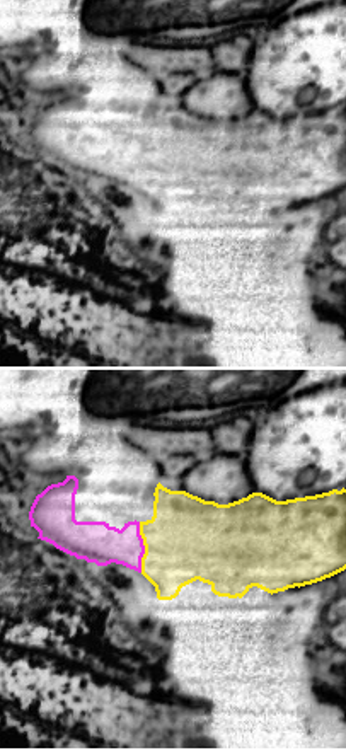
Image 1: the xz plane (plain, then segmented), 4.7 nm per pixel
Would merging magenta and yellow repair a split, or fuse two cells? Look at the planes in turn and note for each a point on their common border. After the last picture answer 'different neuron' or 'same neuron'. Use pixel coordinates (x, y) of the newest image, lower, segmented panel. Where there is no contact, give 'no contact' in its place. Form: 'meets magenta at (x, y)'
meets magenta at (144, 548)

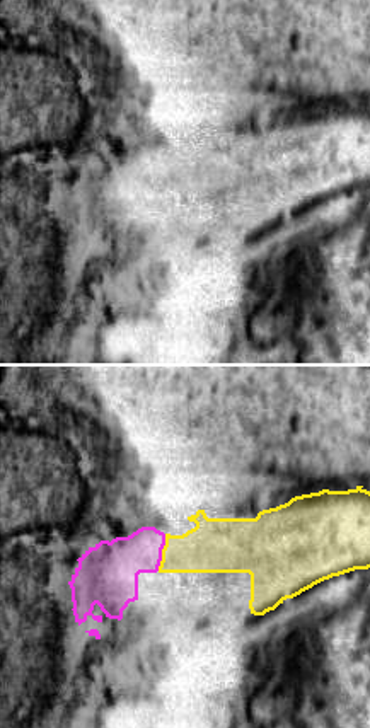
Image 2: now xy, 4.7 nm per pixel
meets magenta at (161, 553)

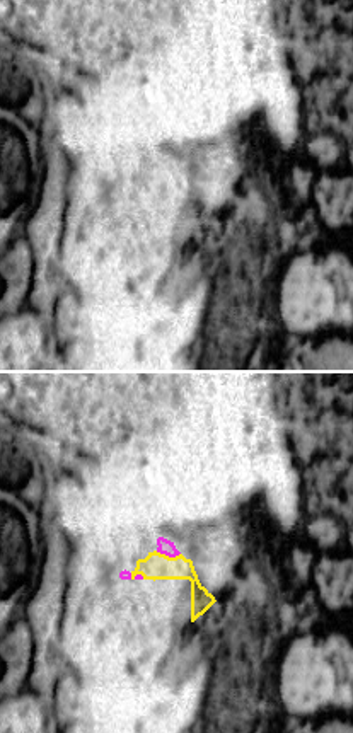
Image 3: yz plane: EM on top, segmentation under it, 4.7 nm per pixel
meets magenta at (167, 554)

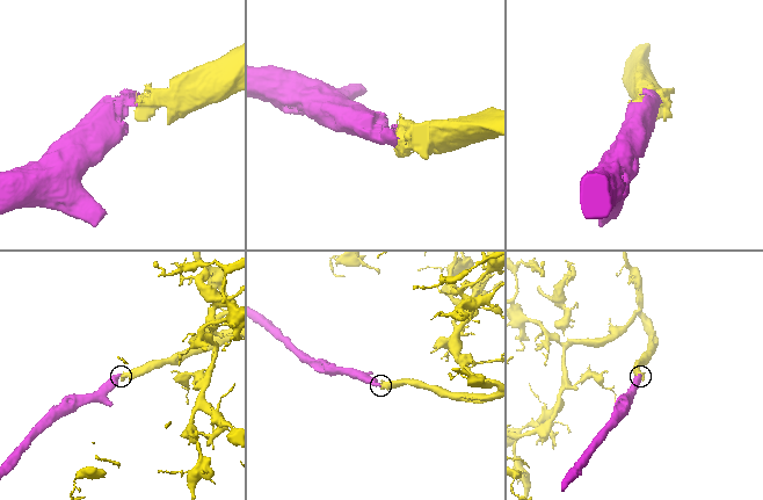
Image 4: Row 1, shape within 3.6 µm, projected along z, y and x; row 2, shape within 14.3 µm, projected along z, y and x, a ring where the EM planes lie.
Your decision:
same neuron

